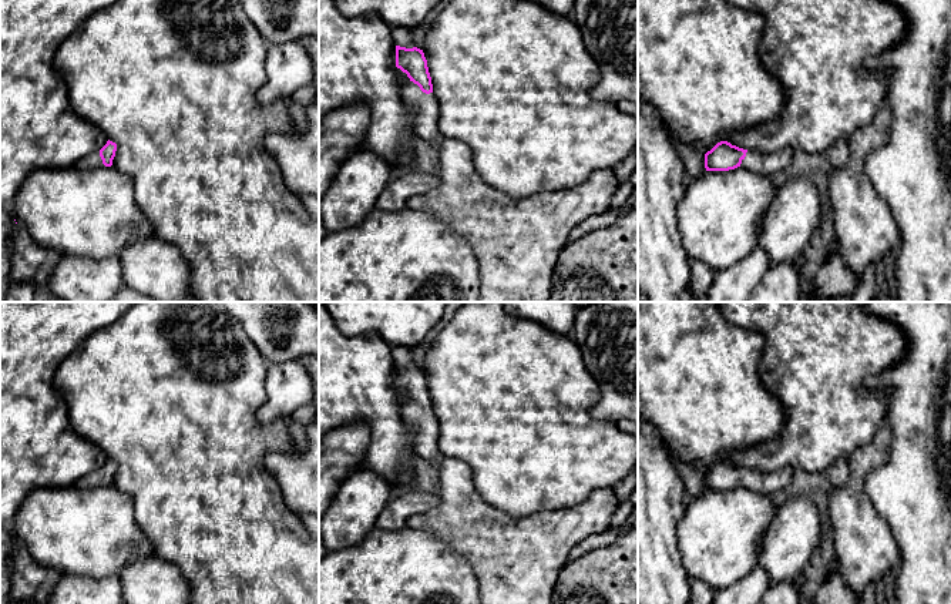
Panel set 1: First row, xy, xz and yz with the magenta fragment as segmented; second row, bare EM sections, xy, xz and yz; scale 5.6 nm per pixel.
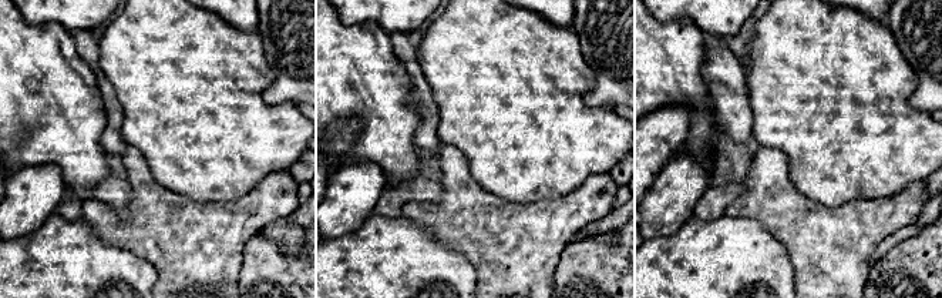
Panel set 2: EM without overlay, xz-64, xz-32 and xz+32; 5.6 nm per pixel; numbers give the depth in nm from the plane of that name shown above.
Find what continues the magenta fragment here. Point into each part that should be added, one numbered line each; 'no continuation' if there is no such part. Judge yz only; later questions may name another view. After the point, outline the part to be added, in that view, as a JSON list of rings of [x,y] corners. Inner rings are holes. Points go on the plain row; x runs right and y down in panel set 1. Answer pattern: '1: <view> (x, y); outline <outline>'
1: yz (765, 483); outline [[[782,467],[770,473],[747,470],[746,476],[742,479],[740,486],[755,493],[773,496],[790,483],[794,472],[796,470],[793,467]]]

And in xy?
1: xy (93, 479); outline [[[100,470],[91,472],[91,473],[85,474],[83,479],[84,479],[84,481],[87,483],[88,487],[101,487],[101,486],[105,486],[103,483],[101,476],[100,476]]]

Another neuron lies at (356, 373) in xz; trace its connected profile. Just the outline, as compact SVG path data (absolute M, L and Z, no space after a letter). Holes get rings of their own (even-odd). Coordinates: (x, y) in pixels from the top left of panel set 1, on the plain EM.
M319 302L319 444L333 430L363 423L370 427L367 453L357 470L372 470L397 487L411 467L414 432L406 425L401 409L410 397L396 386L396 362L392 346L377 333L347 336L335 323L325 302Z

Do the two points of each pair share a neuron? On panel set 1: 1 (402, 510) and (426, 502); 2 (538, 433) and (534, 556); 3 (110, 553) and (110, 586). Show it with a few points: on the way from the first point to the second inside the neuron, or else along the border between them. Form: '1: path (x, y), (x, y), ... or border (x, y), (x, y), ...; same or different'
1: path (407, 504), (420, 502); same
2: border (568, 507), (523, 516), (501, 512); different
3: border (116, 574), (104, 577), (76, 576); different

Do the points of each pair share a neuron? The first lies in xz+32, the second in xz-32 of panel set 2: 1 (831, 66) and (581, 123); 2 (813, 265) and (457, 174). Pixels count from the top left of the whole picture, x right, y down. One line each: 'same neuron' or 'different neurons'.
1: same neuron
2: same neuron

